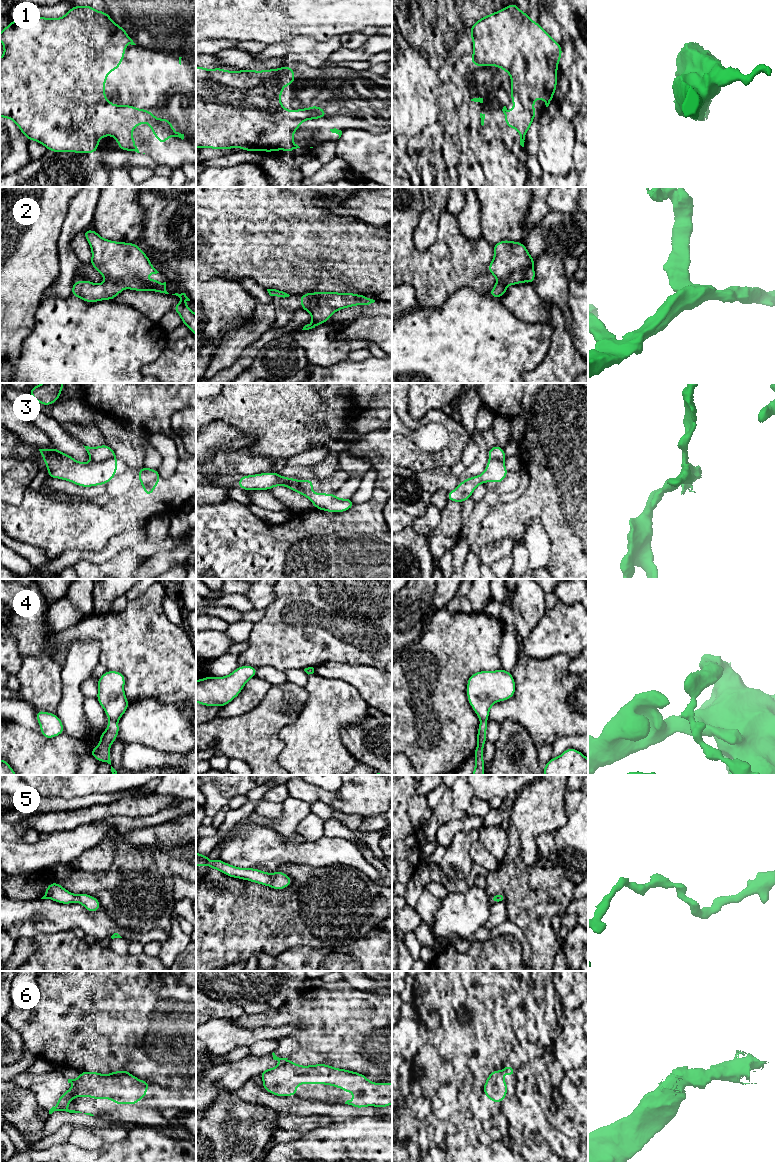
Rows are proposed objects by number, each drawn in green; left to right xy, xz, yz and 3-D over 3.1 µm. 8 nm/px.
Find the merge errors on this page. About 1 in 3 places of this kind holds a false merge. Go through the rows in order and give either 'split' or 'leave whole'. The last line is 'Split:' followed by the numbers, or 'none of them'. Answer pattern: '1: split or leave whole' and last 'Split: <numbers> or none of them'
1: leave whole
2: leave whole
3: split
4: split
5: leave whole
6: leave whole
Split: 3, 4

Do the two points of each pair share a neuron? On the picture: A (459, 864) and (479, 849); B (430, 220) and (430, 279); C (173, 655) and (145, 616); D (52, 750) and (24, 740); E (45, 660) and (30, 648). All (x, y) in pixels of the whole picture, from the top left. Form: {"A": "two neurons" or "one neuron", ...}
{"A": "two neurons", "B": "two neurons", "C": "one neuron", "D": "one neuron", "E": "two neurons"}

